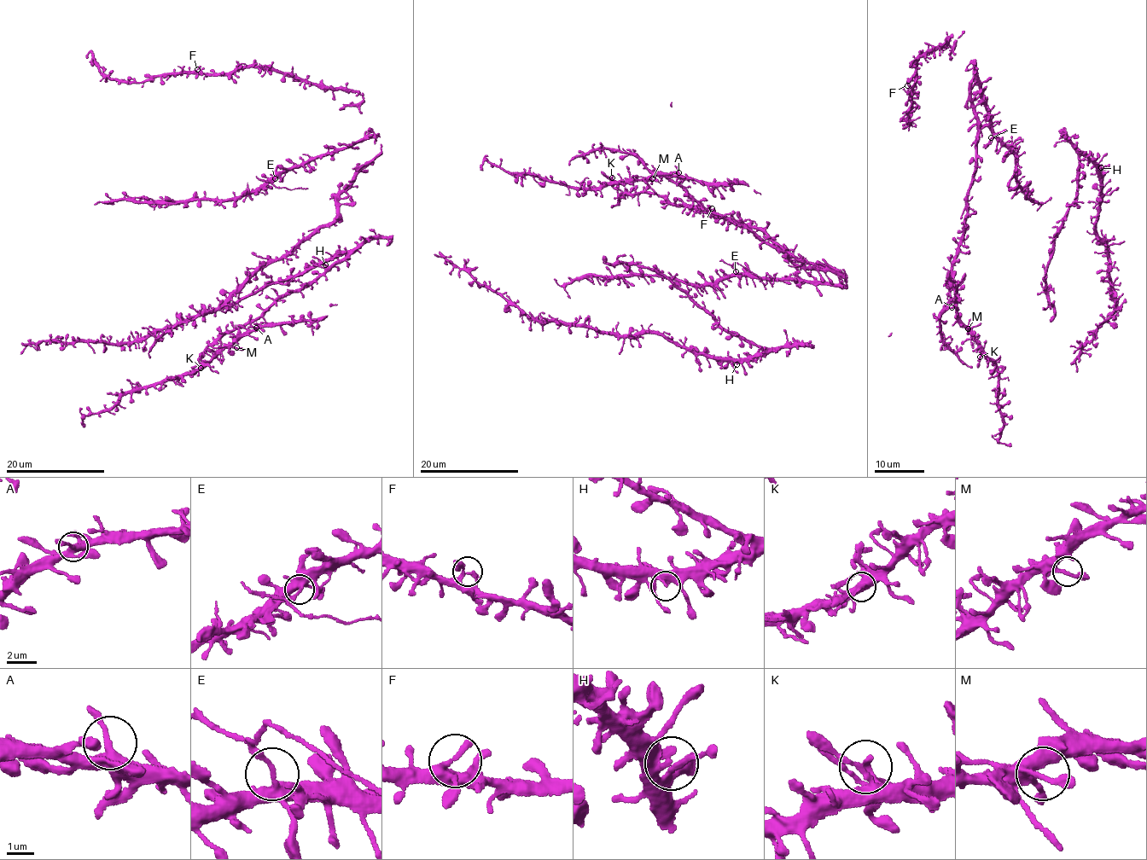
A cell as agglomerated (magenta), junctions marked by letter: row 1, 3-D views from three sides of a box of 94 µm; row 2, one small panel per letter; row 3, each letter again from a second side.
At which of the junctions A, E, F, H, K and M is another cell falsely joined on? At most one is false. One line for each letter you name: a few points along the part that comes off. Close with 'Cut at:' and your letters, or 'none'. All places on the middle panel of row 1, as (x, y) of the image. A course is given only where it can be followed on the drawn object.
E: course (736, 270), (732, 264), (736, 262), (762, 279)
Cut at: E

